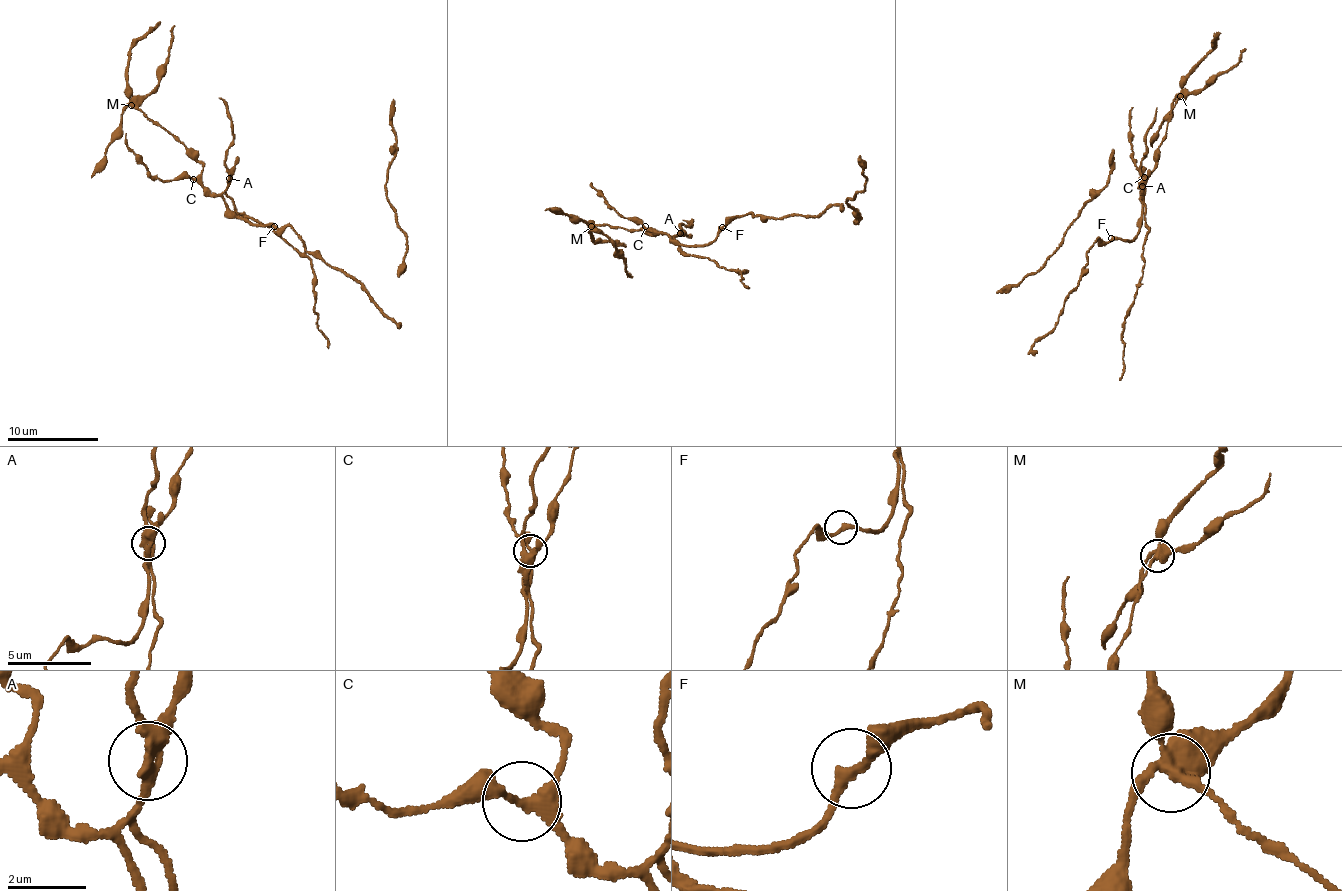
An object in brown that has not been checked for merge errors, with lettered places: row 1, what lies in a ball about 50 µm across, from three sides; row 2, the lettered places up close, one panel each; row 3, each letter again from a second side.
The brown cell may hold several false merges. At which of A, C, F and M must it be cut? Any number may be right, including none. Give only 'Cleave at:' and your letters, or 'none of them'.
Cleave at: A, M

